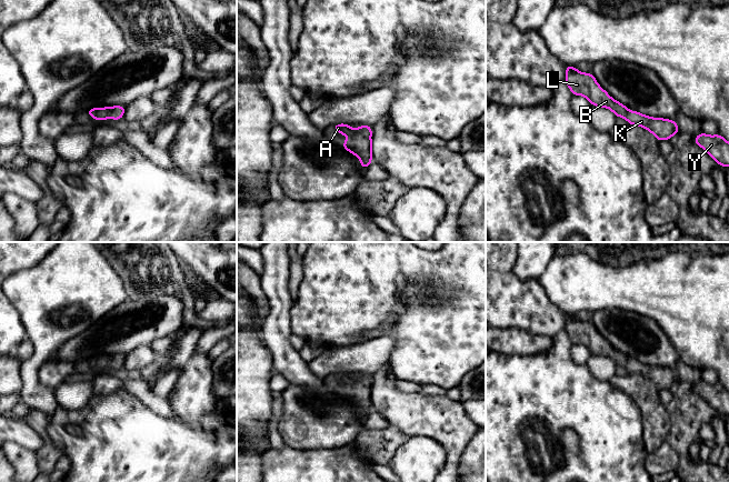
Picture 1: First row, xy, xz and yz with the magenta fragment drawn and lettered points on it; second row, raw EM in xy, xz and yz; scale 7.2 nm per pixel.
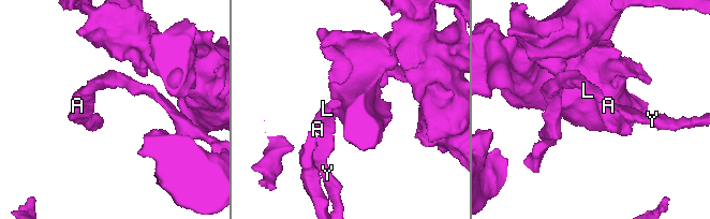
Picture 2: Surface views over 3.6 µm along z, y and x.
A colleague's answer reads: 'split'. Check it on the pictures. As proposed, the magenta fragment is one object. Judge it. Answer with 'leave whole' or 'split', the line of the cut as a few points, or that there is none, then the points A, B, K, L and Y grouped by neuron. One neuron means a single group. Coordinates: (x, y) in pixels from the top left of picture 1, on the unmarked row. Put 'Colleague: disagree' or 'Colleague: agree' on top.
Colleague: disagree
leave whole | no cut | A B K L Y

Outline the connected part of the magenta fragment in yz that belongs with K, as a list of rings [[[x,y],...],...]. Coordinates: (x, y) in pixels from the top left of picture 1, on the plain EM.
[[[566,315],[565,331],[573,344],[586,345],[591,354],[610,358],[616,365],[625,366],[632,374],[640,374],[650,380],[658,390],[670,389],[679,382],[676,370],[663,366],[651,366],[637,360],[629,360],[626,354],[612,348],[597,331],[592,322],[583,322],[576,315]]]

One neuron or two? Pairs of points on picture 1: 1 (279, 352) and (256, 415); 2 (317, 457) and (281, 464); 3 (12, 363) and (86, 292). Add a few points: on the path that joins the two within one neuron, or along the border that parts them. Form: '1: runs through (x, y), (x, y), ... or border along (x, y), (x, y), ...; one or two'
1: border along (266, 344), (271, 355), (271, 369), (273, 372); two
2: runs through (308, 464), (290, 464); one
3: border along (20, 361), (22, 387); two

